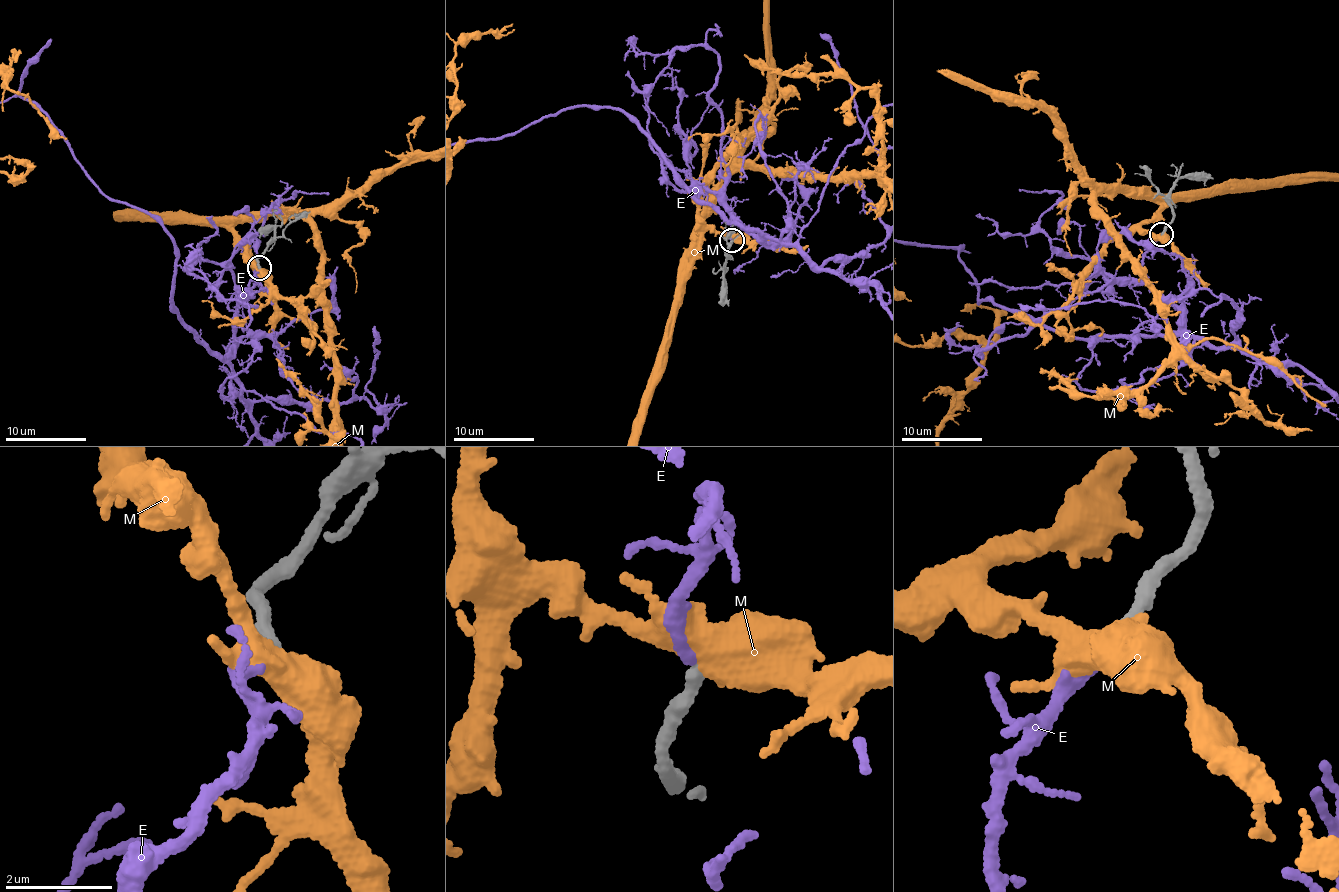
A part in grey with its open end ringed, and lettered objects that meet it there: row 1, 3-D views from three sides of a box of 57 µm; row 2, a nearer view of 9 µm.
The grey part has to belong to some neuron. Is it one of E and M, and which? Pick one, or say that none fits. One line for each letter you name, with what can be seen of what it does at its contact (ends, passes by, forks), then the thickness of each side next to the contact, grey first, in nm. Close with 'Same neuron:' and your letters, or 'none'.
E: it ends | 240/200 nm
Same neuron: E

